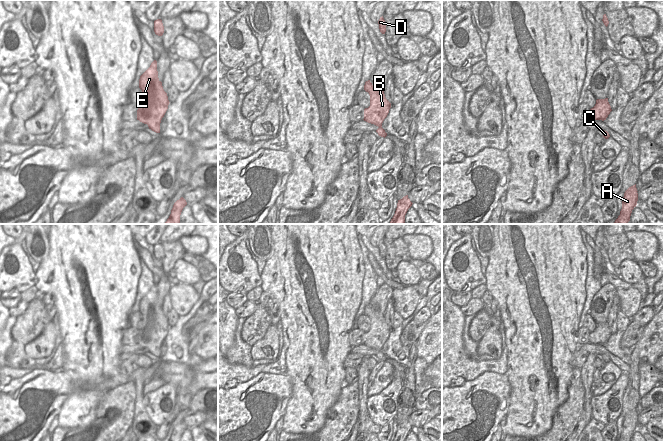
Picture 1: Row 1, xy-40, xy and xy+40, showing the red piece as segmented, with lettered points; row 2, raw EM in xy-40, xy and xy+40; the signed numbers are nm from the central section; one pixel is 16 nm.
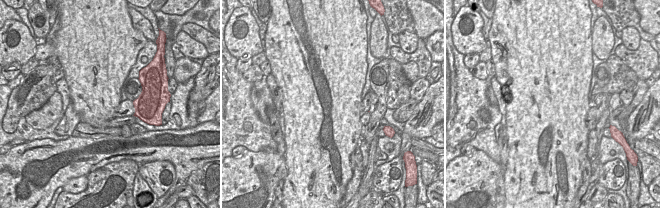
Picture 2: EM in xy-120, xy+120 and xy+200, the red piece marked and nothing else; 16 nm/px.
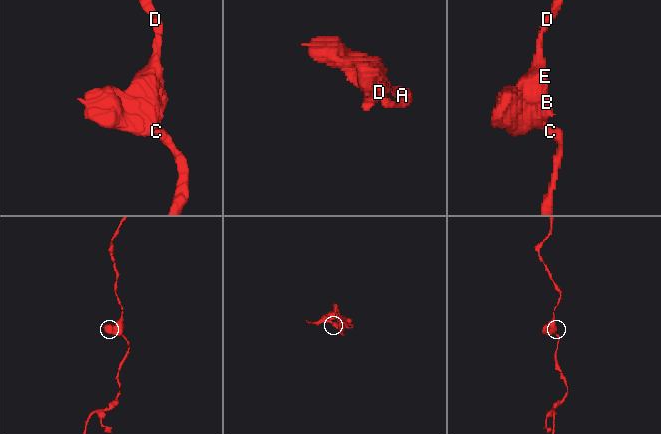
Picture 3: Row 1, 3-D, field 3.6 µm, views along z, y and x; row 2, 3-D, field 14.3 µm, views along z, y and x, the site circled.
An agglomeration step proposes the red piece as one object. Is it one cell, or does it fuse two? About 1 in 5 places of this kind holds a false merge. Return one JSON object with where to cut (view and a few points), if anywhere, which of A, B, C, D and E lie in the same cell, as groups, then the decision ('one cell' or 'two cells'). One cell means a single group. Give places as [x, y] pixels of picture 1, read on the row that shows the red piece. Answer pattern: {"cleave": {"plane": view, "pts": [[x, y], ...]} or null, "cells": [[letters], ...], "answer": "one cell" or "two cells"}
{"cleave": null, "cells": [["A", "B", "C", "D", "E"]], "answer": "one cell"}

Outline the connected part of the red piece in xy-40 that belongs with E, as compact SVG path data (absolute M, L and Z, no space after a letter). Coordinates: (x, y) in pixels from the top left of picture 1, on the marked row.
M156 60L140 76L139 88L142 90L142 97L137 110L137 120L147 124L152 131L160 133L160 123L170 102L158 78Z

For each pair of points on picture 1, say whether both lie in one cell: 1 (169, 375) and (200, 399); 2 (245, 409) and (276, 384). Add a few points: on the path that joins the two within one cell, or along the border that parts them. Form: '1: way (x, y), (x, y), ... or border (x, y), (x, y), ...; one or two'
1: border (207, 387), (199, 390), (192, 397); two
2: way (239, 396), (250, 384), (263, 385); one

